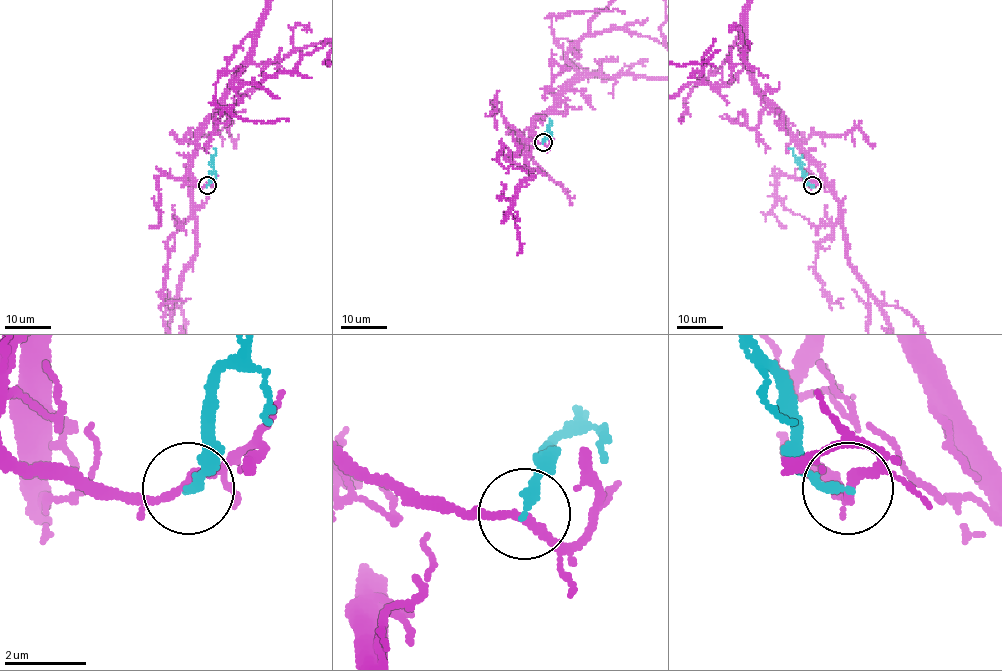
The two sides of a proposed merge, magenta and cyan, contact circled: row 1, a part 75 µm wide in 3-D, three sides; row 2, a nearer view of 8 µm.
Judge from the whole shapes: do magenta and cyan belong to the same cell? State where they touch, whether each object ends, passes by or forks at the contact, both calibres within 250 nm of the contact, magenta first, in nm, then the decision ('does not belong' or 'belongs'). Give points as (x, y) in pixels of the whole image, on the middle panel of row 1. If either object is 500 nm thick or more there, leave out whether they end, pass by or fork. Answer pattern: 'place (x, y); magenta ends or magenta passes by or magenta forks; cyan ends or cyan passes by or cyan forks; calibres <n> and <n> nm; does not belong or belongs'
place (543, 142); magenta passes by; cyan ends; calibres 190 and 200 nm; does not belong

